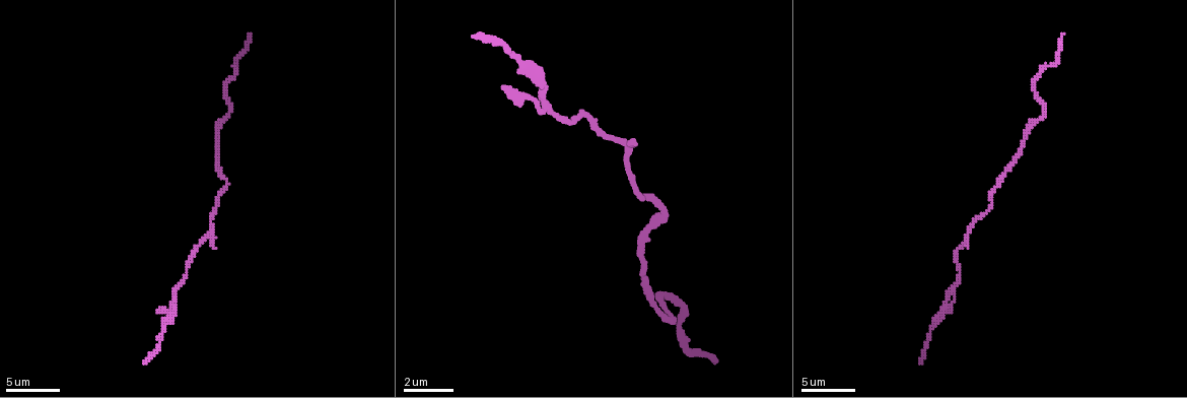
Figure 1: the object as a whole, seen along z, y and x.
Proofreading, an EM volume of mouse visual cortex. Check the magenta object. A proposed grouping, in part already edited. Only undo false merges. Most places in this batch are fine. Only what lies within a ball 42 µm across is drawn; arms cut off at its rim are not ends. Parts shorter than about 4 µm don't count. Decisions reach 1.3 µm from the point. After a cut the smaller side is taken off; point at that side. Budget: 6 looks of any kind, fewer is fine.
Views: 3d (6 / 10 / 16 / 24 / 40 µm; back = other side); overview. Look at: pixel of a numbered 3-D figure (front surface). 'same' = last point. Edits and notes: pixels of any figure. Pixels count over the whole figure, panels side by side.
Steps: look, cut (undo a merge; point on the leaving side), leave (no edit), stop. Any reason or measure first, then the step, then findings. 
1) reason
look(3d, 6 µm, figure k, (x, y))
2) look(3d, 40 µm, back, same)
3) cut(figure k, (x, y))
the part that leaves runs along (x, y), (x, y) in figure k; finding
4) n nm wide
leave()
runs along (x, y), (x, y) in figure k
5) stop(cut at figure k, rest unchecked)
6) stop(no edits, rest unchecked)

side arm on a straight run
look(3d, 6 µm, figure 1, (175, 306))

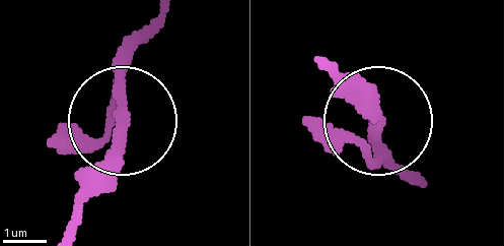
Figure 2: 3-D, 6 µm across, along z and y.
3 arms
leave()
all the same neuron

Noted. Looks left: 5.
look(3d, 16 µm, figure 1, (990, 199))

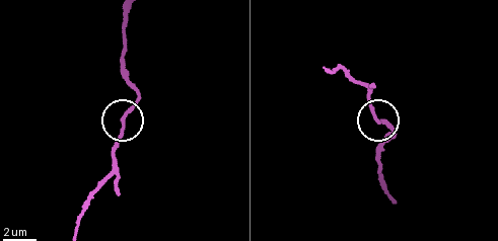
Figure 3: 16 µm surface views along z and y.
190 nm wide
leave()
continuous, no second neuron

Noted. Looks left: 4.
calibre changes
look(3d, 10 µm, figure 1, (227, 117))

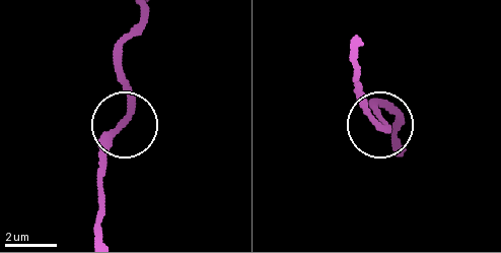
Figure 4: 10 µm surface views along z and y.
look(3d, 6 µm, figure 4, (122, 127))

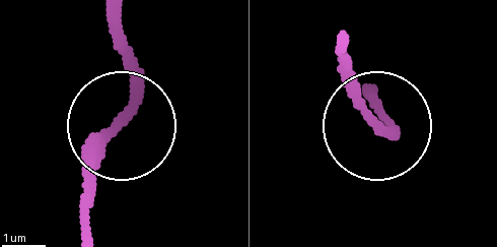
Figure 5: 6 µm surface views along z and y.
leave()
runs along (89, 231), (89, 176), (133, 88), (123, 22) in figure 5; all the same neuron

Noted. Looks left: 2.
stop(no edits, rest unchecked)

